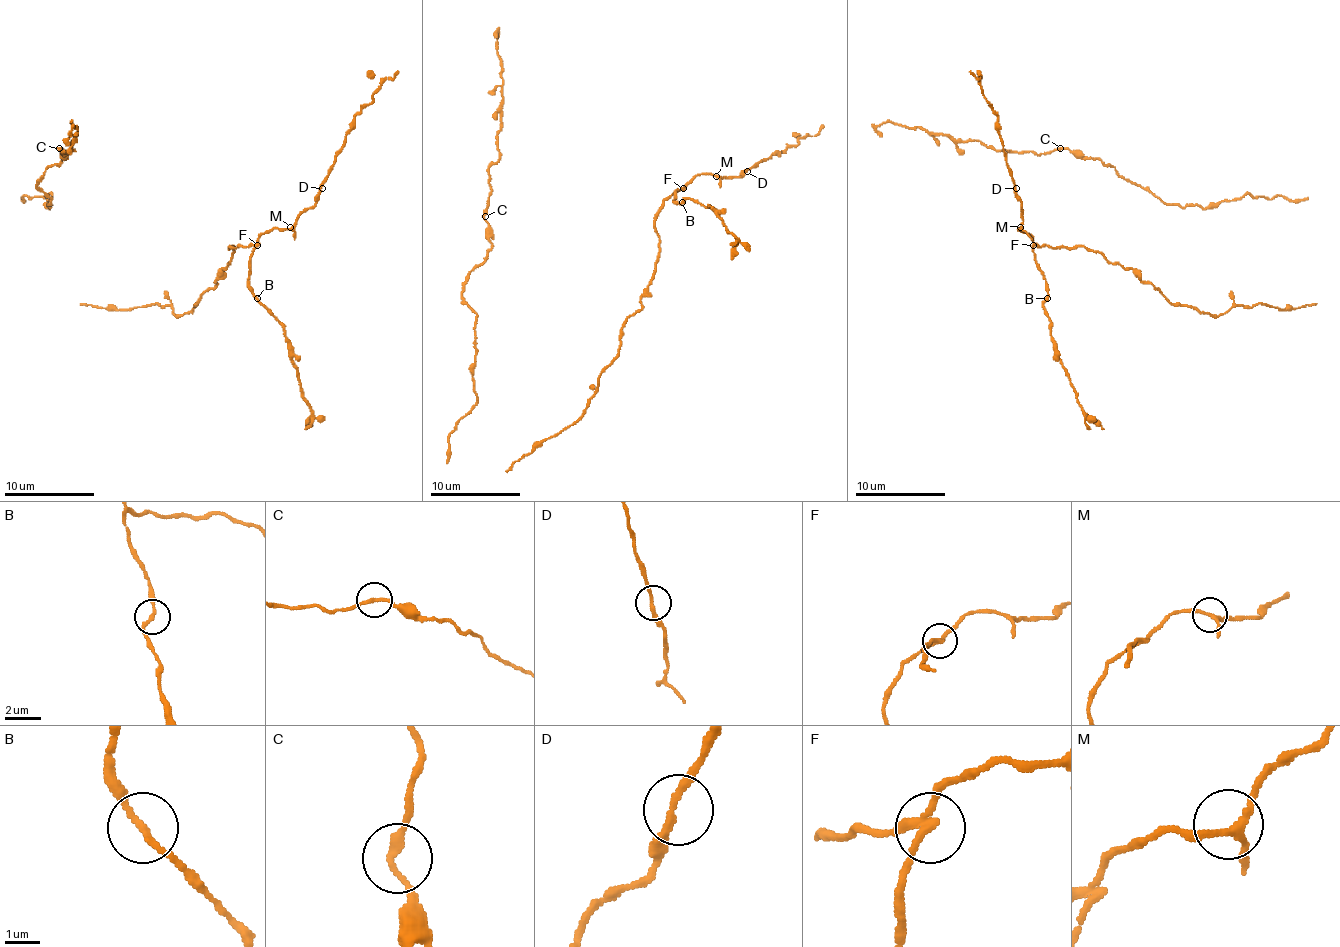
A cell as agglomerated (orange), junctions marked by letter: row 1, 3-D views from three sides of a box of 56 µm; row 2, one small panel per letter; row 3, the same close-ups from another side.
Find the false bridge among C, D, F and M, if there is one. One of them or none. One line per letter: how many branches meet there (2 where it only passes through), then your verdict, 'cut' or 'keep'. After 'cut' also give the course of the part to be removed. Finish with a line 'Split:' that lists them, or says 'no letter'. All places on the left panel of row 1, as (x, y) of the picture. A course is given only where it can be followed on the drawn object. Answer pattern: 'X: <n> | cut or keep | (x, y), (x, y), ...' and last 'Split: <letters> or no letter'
C: 2 | keep
D: 2 | keep
F: 3 | cut | (257, 244), (250, 258), (250, 289), (281, 323), (288, 357), (310, 410), (306, 428)
M: 3 | keep
Split: F

